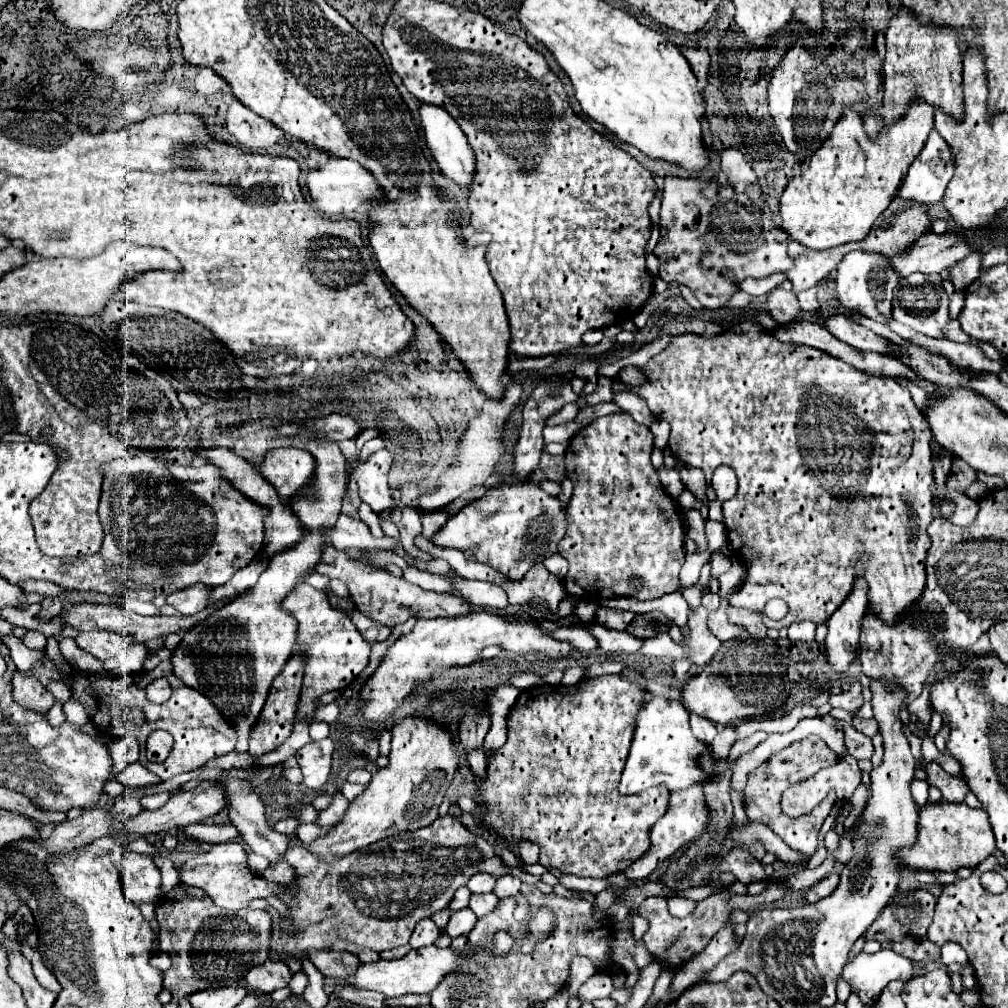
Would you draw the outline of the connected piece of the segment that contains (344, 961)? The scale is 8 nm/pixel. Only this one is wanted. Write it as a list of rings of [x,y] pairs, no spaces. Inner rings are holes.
[[[319,951],[311,953],[309,959],[321,973],[333,973],[335,977],[351,977],[355,969],[361,965],[357,955],[347,951]]]

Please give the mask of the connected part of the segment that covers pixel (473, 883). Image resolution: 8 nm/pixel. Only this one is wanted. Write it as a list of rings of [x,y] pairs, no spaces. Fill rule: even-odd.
[[[477,873],[467,881],[467,887],[471,893],[489,893],[495,887],[495,877],[489,873]]]

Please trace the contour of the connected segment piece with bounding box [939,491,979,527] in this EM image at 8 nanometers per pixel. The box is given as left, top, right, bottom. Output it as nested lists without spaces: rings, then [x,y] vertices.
[[[951,491],[951,493],[945,493],[945,495],[939,495],[939,497],[951,497],[957,505],[953,517],[951,517],[951,523],[953,525],[959,525],[959,527],[967,527],[971,525],[971,521],[975,521],[977,513],[979,513],[979,503],[969,499],[965,493],[959,493],[959,491]]]

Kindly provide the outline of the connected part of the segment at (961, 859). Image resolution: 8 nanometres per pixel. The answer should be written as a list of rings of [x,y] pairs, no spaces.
[[[965,803],[925,805],[919,811],[919,841],[913,849],[903,851],[903,863],[915,869],[957,871],[961,867],[977,867],[989,855],[1003,861],[1003,853],[995,849],[995,835],[983,809],[971,809]]]

